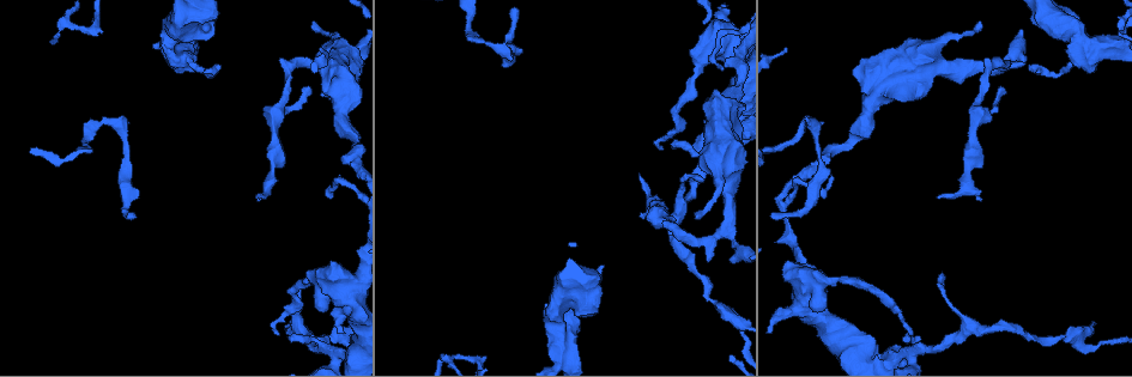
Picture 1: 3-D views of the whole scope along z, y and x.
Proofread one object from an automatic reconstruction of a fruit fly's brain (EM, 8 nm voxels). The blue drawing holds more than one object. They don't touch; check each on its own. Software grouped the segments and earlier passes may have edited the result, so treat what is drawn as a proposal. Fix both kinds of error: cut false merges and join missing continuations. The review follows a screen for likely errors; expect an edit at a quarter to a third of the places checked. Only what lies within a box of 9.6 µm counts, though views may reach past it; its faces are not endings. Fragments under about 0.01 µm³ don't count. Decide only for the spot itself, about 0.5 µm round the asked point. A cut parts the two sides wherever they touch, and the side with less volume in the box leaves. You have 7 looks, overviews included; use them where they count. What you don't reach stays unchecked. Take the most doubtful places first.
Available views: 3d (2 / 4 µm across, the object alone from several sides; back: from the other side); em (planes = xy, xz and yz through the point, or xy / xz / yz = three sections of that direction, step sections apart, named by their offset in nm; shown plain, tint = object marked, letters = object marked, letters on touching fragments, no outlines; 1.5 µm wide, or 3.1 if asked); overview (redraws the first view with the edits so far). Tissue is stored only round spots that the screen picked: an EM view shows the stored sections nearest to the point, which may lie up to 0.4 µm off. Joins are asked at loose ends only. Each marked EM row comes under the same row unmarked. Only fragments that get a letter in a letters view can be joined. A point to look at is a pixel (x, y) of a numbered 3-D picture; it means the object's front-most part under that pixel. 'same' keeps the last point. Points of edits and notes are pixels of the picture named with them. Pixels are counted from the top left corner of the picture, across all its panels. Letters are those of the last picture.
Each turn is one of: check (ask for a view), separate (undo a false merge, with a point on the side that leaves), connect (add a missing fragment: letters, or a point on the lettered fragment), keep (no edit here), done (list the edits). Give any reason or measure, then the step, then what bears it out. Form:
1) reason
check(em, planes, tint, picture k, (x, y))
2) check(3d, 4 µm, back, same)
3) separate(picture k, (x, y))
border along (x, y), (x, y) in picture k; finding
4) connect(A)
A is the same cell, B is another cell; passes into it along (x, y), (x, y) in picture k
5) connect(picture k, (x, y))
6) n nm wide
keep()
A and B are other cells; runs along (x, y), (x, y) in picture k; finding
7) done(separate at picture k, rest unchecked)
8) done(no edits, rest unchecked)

thin end
check(3d, 4 µm, picture 1, (1032, 66))

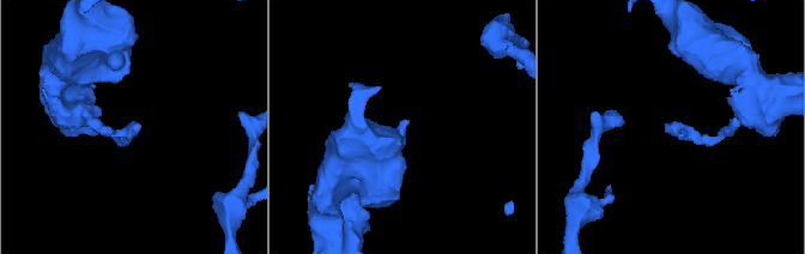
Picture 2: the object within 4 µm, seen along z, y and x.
need the tissue
check(em, xz, step 8, tint, picture 2, (138, 126))

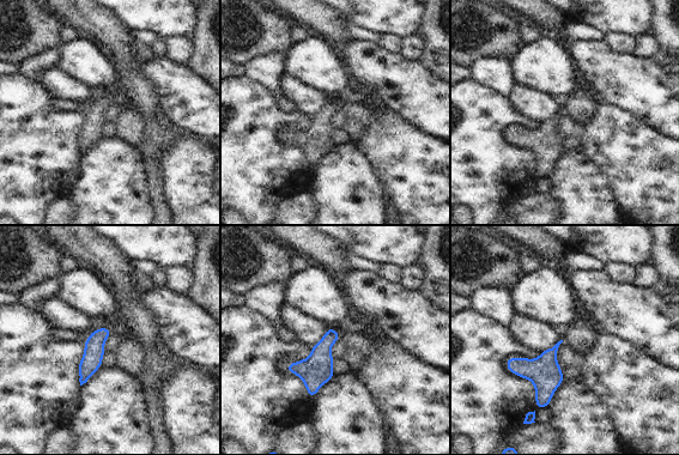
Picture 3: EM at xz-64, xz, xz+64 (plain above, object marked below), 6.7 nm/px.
check(em, planes, letters, same)

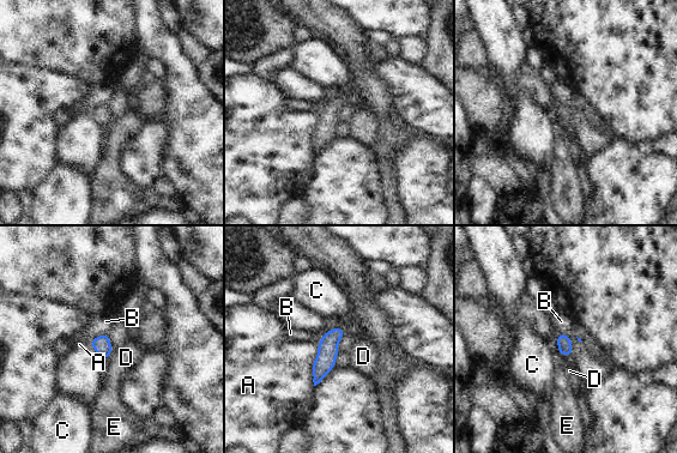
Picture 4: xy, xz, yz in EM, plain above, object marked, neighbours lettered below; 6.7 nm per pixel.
keep()
A, B, C, D and E are other cells; no lettered fragment goes on from it

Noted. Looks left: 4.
an open end
check(3d, 4 µm, picture 1, (707, 262))

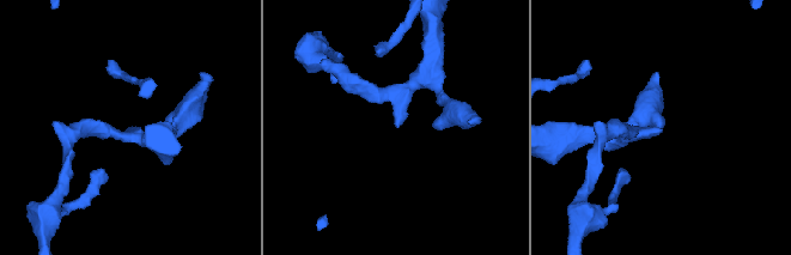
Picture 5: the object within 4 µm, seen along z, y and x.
need the tissue
check(em, planes, letters, picture 5, (396, 124))

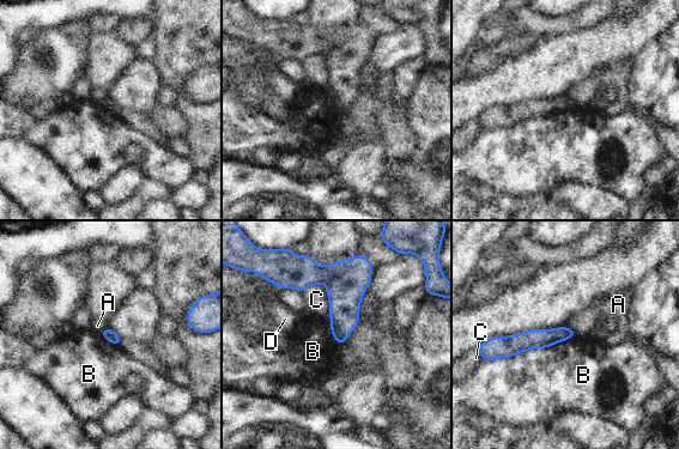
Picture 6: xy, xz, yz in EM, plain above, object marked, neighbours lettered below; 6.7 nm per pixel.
keep()
A, B, C and D are other cells; border along (576, 333), (546, 347), (487, 360) in picture 6; no lettered fragment goes on from it

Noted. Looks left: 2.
calibre changes
check(em, yz, step 4, tint, picture 1, (865, 129))

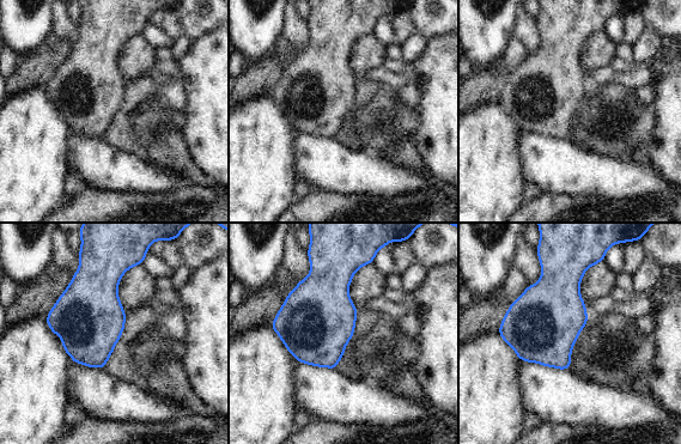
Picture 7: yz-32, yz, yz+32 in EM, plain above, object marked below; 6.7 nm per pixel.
check(em, planes, letters, same)

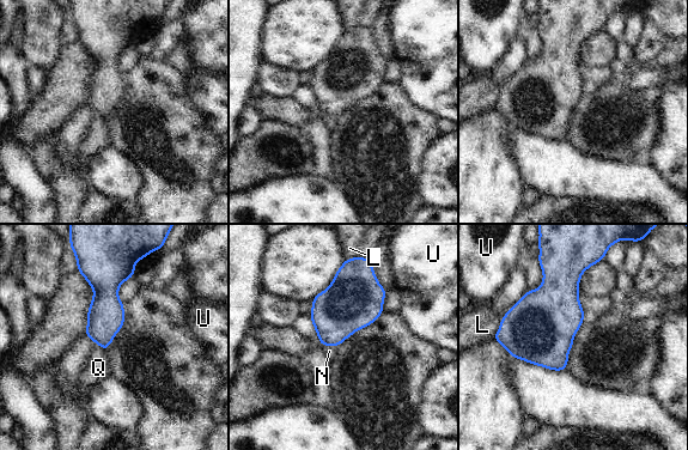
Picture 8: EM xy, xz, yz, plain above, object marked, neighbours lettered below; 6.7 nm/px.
keep()
L, N, Q and U are other cells; all the same cell

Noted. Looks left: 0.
done(no edits, rest unchecked)

